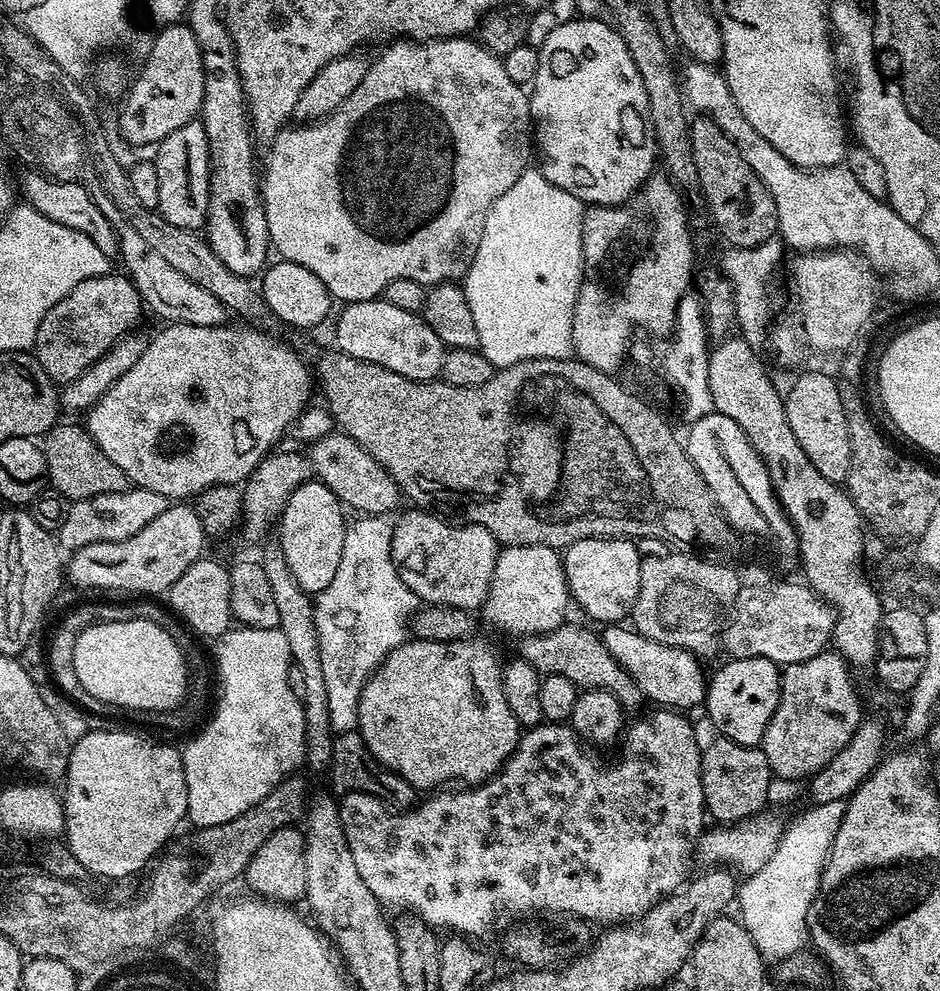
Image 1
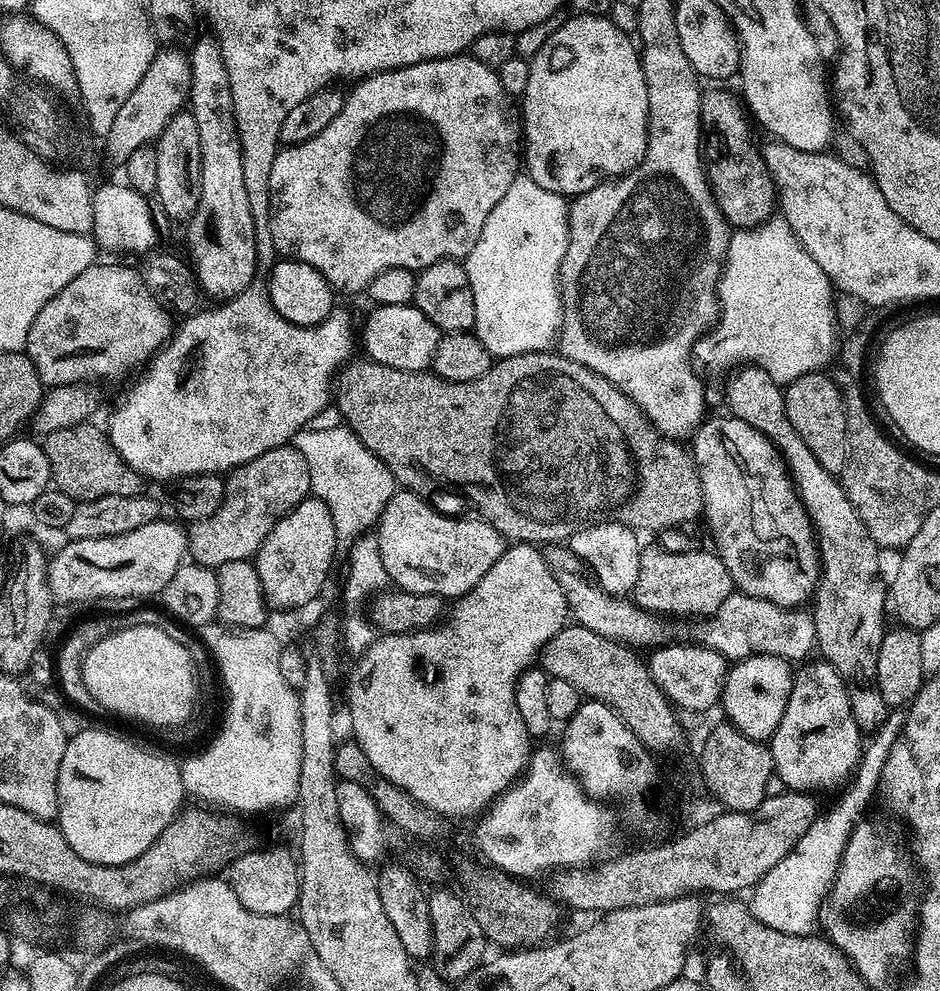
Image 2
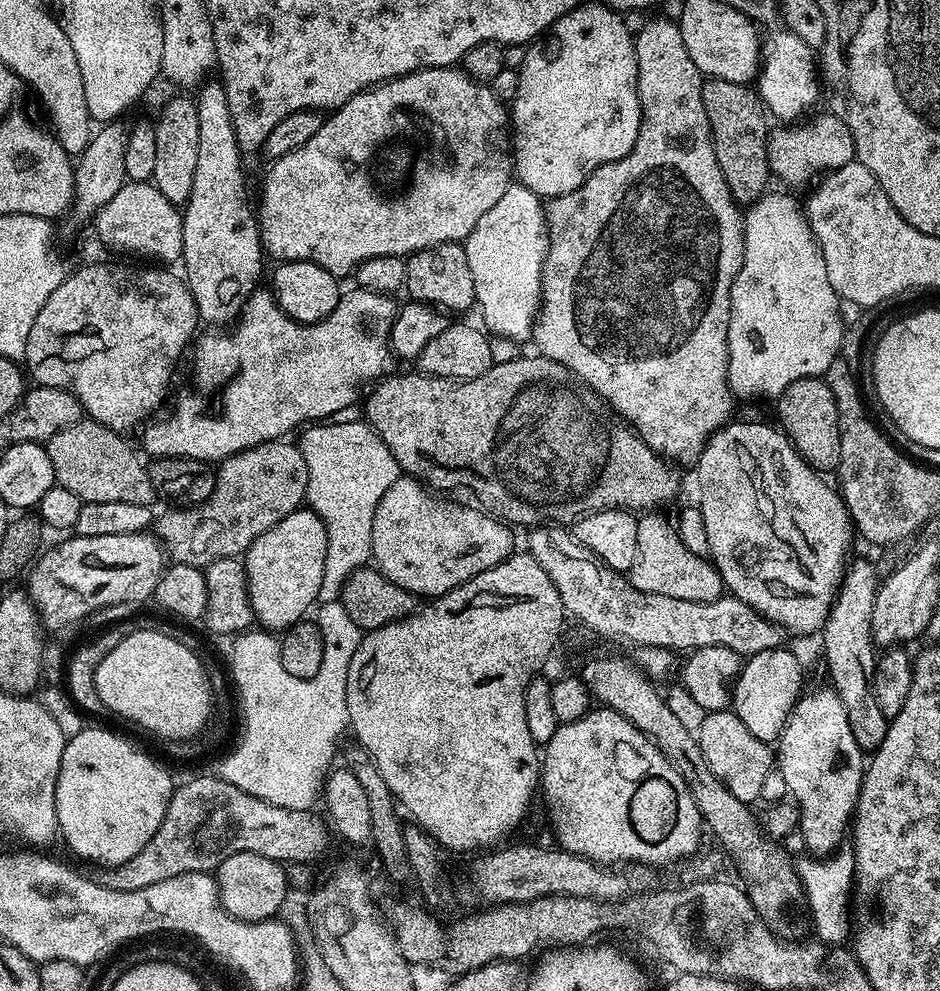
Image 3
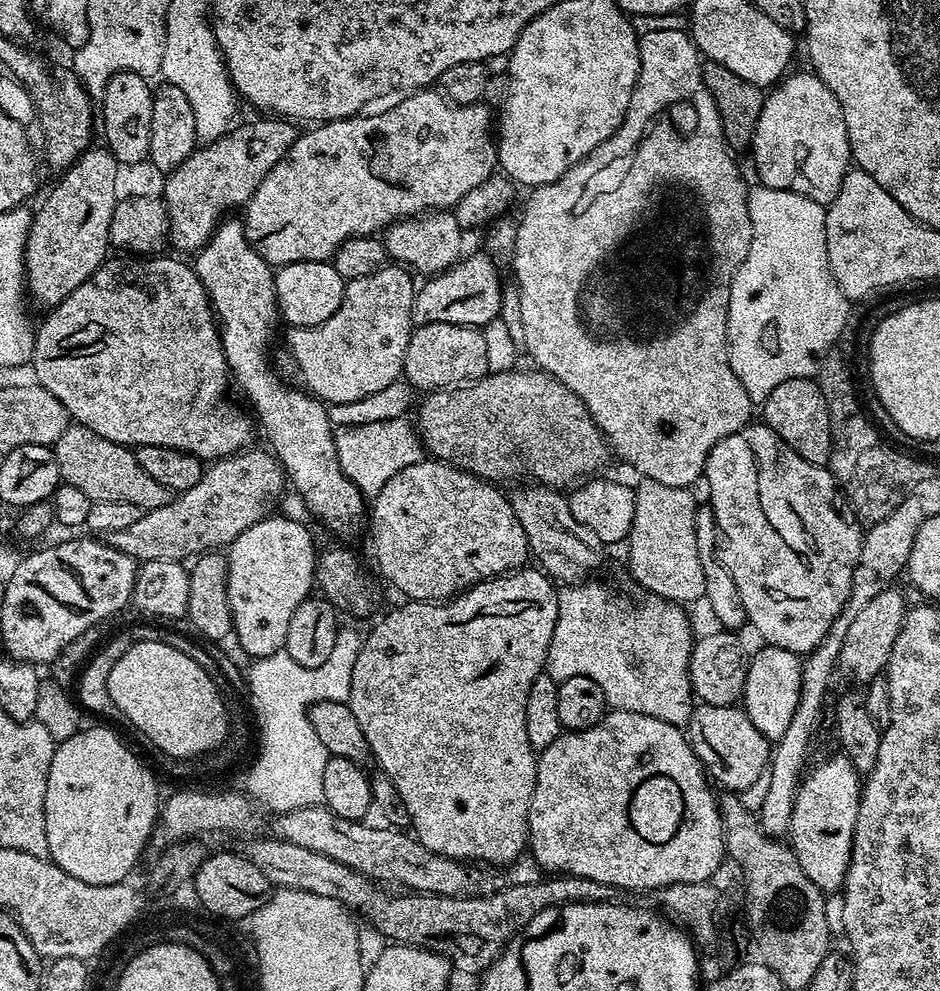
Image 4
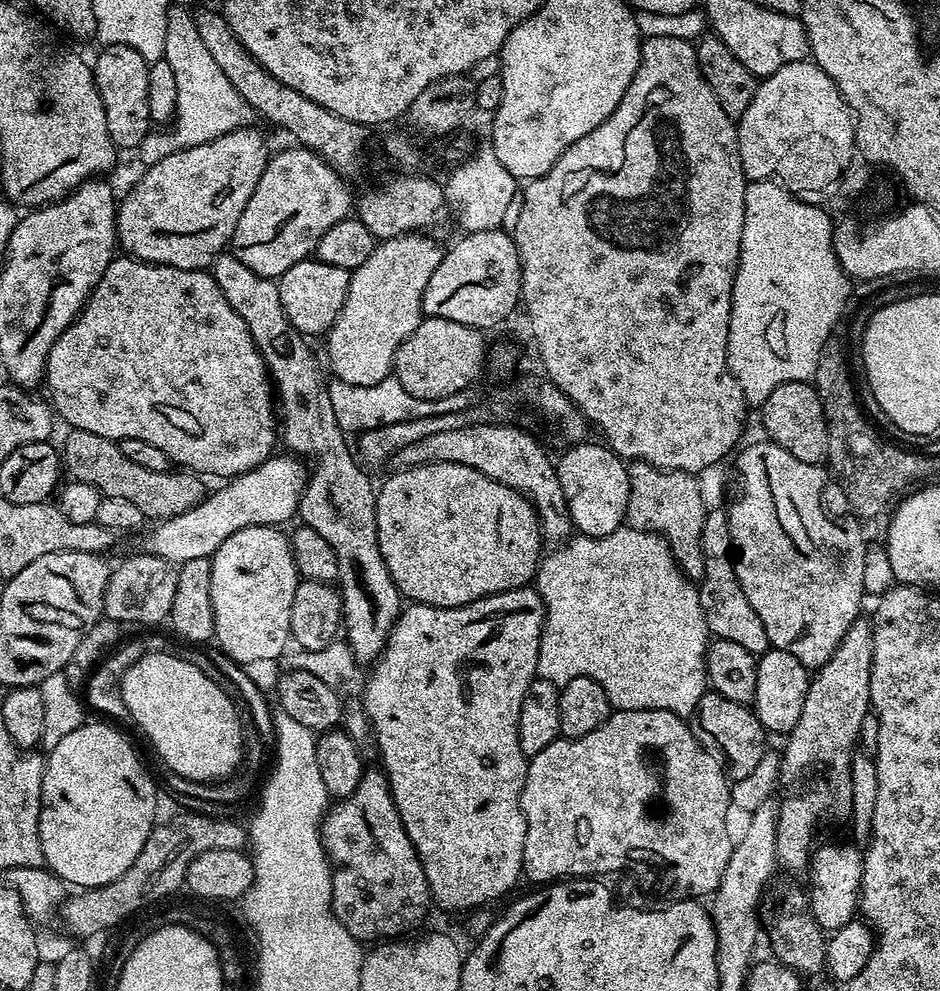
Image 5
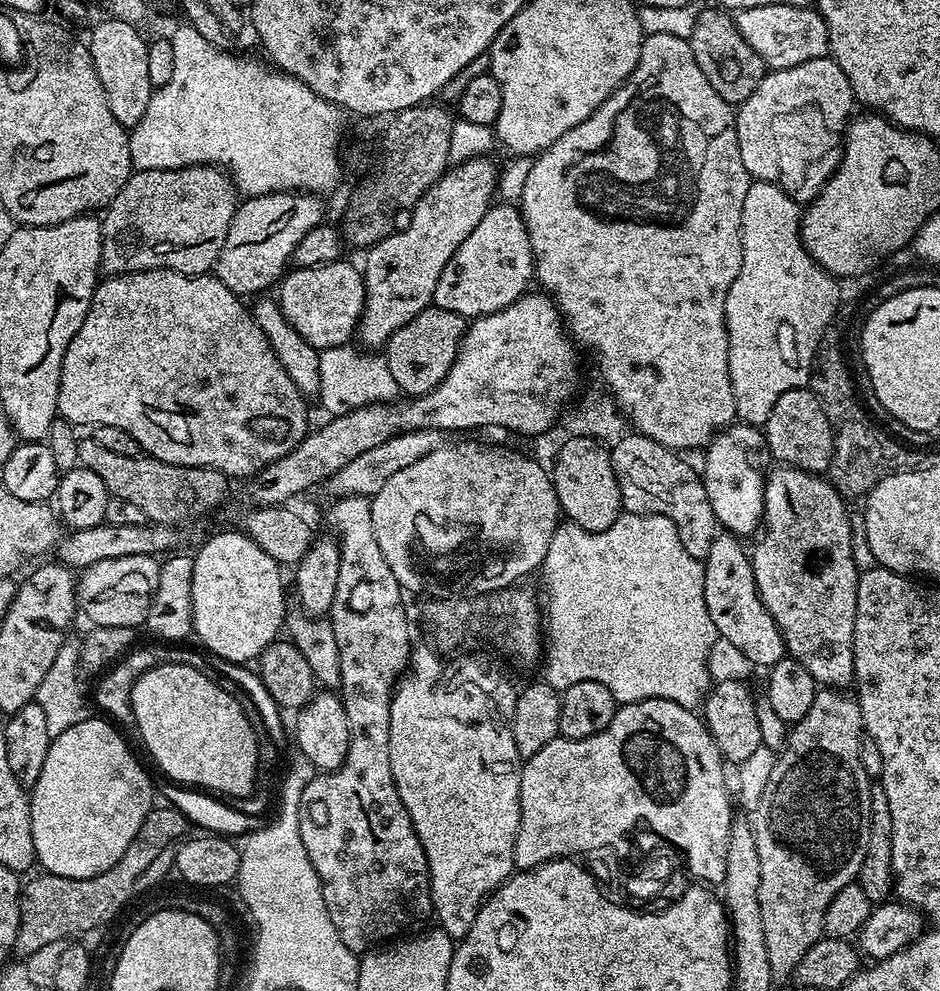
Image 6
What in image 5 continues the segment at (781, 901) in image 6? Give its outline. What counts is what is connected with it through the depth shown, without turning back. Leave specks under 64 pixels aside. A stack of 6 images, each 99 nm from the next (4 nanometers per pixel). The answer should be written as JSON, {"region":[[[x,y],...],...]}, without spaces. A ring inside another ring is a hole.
{"region":[[[858,618],[846,630],[846,638],[834,650],[830,662],[811,673],[802,714],[782,747],[776,814],[776,862],[781,869],[807,869],[814,855],[812,835],[829,816],[832,820],[852,816],[850,762],[858,748],[862,718],[871,709],[870,666],[874,654],[872,625]]]}

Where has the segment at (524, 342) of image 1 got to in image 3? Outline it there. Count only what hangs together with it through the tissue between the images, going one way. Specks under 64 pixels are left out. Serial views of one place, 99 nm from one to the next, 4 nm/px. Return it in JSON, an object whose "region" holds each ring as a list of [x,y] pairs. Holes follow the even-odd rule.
{"region":[[[509,184],[506,194],[478,218],[478,226],[470,230],[462,243],[470,274],[474,274],[476,304],[484,311],[483,327],[508,340],[527,341],[540,306],[540,274],[547,252],[547,225],[541,197],[524,184]]]}

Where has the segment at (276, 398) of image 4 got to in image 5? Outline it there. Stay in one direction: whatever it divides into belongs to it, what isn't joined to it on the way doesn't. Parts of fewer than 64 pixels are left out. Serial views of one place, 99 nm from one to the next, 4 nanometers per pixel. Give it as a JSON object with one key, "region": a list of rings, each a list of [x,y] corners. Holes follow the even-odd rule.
{"region":[[[221,254],[221,255],[219,255],[219,256],[217,256],[217,258],[216,258],[216,261],[215,261],[215,262],[214,262],[214,263],[213,263],[213,264],[212,264],[212,267],[211,267],[211,269],[210,269],[210,271],[211,271],[211,274],[212,274],[212,276],[213,276],[213,278],[215,278],[215,280],[216,280],[216,281],[217,281],[217,282],[218,282],[218,286],[219,286],[219,287],[220,287],[220,289],[221,289],[221,290],[222,290],[222,294],[226,294],[226,302],[230,302],[230,306],[234,306],[234,310],[238,310],[238,314],[239,314],[239,315],[240,315],[240,317],[241,317],[241,318],[242,318],[242,322],[246,322],[246,326],[247,326],[247,327],[248,327],[248,329],[249,329],[249,330],[250,330],[250,334],[251,334],[251,335],[252,335],[252,337],[253,337],[253,338],[254,338],[254,342],[255,342],[255,343],[256,343],[256,345],[257,345],[257,346],[258,346],[258,350],[259,350],[259,351],[260,351],[260,353],[262,353],[262,355],[263,355],[263,356],[264,356],[264,364],[265,364],[265,366],[266,366],[266,367],[267,367],[267,368],[268,368],[268,374],[269,374],[269,377],[270,377],[270,379],[271,379],[271,381],[272,381],[272,383],[273,383],[273,385],[274,385],[274,392],[275,392],[275,395],[276,395],[276,396],[277,396],[277,397],[278,397],[278,412],[279,412],[279,416],[278,416],[278,424],[279,424],[279,427],[280,427],[280,428],[281,428],[281,429],[282,429],[282,444],[285,444],[285,446],[286,446],[286,447],[288,447],[288,448],[285,448],[285,449],[287,449],[287,451],[288,451],[288,452],[289,452],[289,453],[292,453],[292,454],[295,454],[295,455],[297,455],[297,456],[299,456],[299,457],[301,457],[301,458],[309,458],[309,457],[308,457],[308,456],[312,456],[312,460],[311,460],[311,459],[310,459],[310,475],[309,475],[309,478],[308,478],[308,485],[307,485],[307,486],[306,486],[306,487],[305,487],[305,488],[304,488],[304,493],[302,493],[302,494],[301,494],[301,496],[300,496],[300,506],[299,506],[299,509],[298,509],[298,516],[299,516],[299,519],[301,519],[301,518],[302,518],[302,519],[304,519],[304,520],[301,520],[301,521],[303,521],[303,523],[304,523],[304,524],[305,524],[305,525],[307,525],[307,527],[309,527],[309,528],[313,528],[313,529],[314,529],[314,530],[318,530],[318,534],[322,534],[322,538],[326,538],[326,542],[330,542],[330,546],[331,546],[331,547],[332,547],[332,549],[333,549],[333,550],[334,550],[334,554],[335,554],[335,555],[336,555],[336,557],[337,557],[337,558],[338,558],[338,566],[339,566],[339,567],[340,567],[340,574],[339,574],[339,577],[338,577],[338,591],[339,591],[339,593],[340,593],[340,597],[341,597],[341,599],[342,599],[342,600],[343,600],[343,621],[342,621],[342,632],[343,632],[343,635],[344,635],[344,636],[345,636],[345,637],[346,637],[346,643],[348,643],[348,645],[349,645],[349,646],[350,646],[350,650],[351,650],[351,651],[352,651],[352,655],[353,655],[353,656],[355,656],[355,657],[356,657],[356,659],[357,659],[357,661],[359,661],[359,663],[360,663],[360,664],[361,664],[361,665],[364,665],[364,664],[365,664],[365,666],[368,666],[368,665],[371,665],[371,664],[372,664],[372,663],[373,663],[373,661],[375,661],[375,659],[376,659],[376,657],[377,657],[377,656],[379,656],[379,655],[380,655],[380,653],[381,653],[381,652],[383,652],[383,651],[384,651],[384,641],[385,641],[385,640],[387,640],[387,638],[388,638],[388,634],[389,634],[389,632],[391,632],[391,630],[392,630],[392,627],[393,627],[393,626],[394,626],[394,625],[396,625],[396,620],[397,620],[397,619],[398,619],[398,617],[399,617],[399,616],[400,616],[400,614],[401,614],[401,611],[402,611],[402,597],[401,597],[401,594],[400,594],[400,592],[399,592],[399,590],[398,590],[398,589],[396,589],[396,583],[395,583],[395,582],[394,582],[394,578],[390,578],[390,570],[386,570],[386,562],[385,562],[385,561],[384,561],[384,559],[383,559],[383,558],[382,558],[382,550],[381,550],[381,549],[380,549],[380,547],[379,547],[379,546],[378,546],[378,530],[377,530],[377,529],[376,529],[376,493],[377,493],[377,489],[376,489],[376,488],[375,488],[375,487],[374,487],[374,484],[373,484],[373,488],[372,488],[372,480],[371,480],[371,478],[370,478],[370,477],[368,477],[368,476],[367,476],[367,474],[366,474],[366,473],[364,473],[364,472],[363,472],[363,470],[362,470],[362,469],[360,469],[360,468],[359,468],[359,466],[358,466],[358,465],[356,465],[356,460],[355,460],[355,458],[354,458],[354,457],[352,457],[352,452],[351,452],[351,450],[350,450],[350,449],[348,449],[348,444],[347,444],[347,442],[346,442],[346,441],[344,441],[344,438],[346,438],[346,432],[345,432],[345,431],[344,431],[344,430],[343,430],[343,429],[341,429],[341,428],[340,428],[340,426],[339,426],[339,424],[338,424],[338,421],[337,421],[337,419],[336,419],[336,417],[335,417],[335,416],[334,416],[334,409],[333,409],[333,404],[331,404],[331,402],[330,402],[330,390],[329,390],[329,389],[328,389],[328,386],[329,386],[329,383],[330,383],[330,380],[329,380],[329,377],[328,377],[328,376],[327,376],[327,375],[326,375],[326,372],[325,372],[325,369],[324,369],[324,368],[323,368],[323,367],[322,367],[322,364],[321,364],[321,368],[322,368],[322,369],[320,369],[320,364],[319,364],[319,362],[318,362],[318,361],[316,361],[316,356],[315,356],[315,354],[314,354],[314,353],[312,353],[312,348],[311,348],[311,346],[310,346],[310,345],[308,345],[308,344],[311,344],[311,343],[309,343],[309,341],[308,341],[308,340],[307,340],[307,339],[306,339],[306,337],[305,337],[305,335],[304,335],[304,333],[303,333],[303,332],[300,332],[300,331],[298,331],[298,329],[296,329],[296,328],[295,328],[295,327],[294,327],[294,326],[293,326],[293,325],[292,325],[292,323],[291,323],[291,322],[290,322],[290,318],[286,318],[286,310],[282,310],[282,302],[281,302],[281,301],[280,301],[280,295],[279,295],[279,294],[278,294],[278,283],[277,283],[277,281],[276,281],[276,280],[275,280],[275,279],[272,279],[272,278],[269,278],[269,277],[267,277],[267,276],[259,276],[259,275],[258,275],[258,274],[254,274],[254,270],[250,270],[250,266],[242,266],[242,262],[238,262],[238,258],[237,258],[237,257],[236,257],[236,256],[234,256],[234,255],[231,255],[231,254]]]}

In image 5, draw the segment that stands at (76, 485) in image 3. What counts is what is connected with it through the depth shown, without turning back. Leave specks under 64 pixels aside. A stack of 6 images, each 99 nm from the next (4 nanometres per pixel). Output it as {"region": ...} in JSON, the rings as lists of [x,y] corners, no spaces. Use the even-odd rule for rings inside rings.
{"region":[[[77,428],[71,429],[67,434],[69,436],[64,440],[64,448],[62,444],[62,464],[67,475],[69,472],[72,480],[94,486],[101,496],[127,498],[128,501],[139,504],[149,521],[174,518],[200,503],[206,495],[205,481],[191,470],[146,470],[138,466],[138,462],[130,462],[130,458],[122,454],[120,445],[115,440],[107,440],[98,434],[90,434],[90,430]]]}

